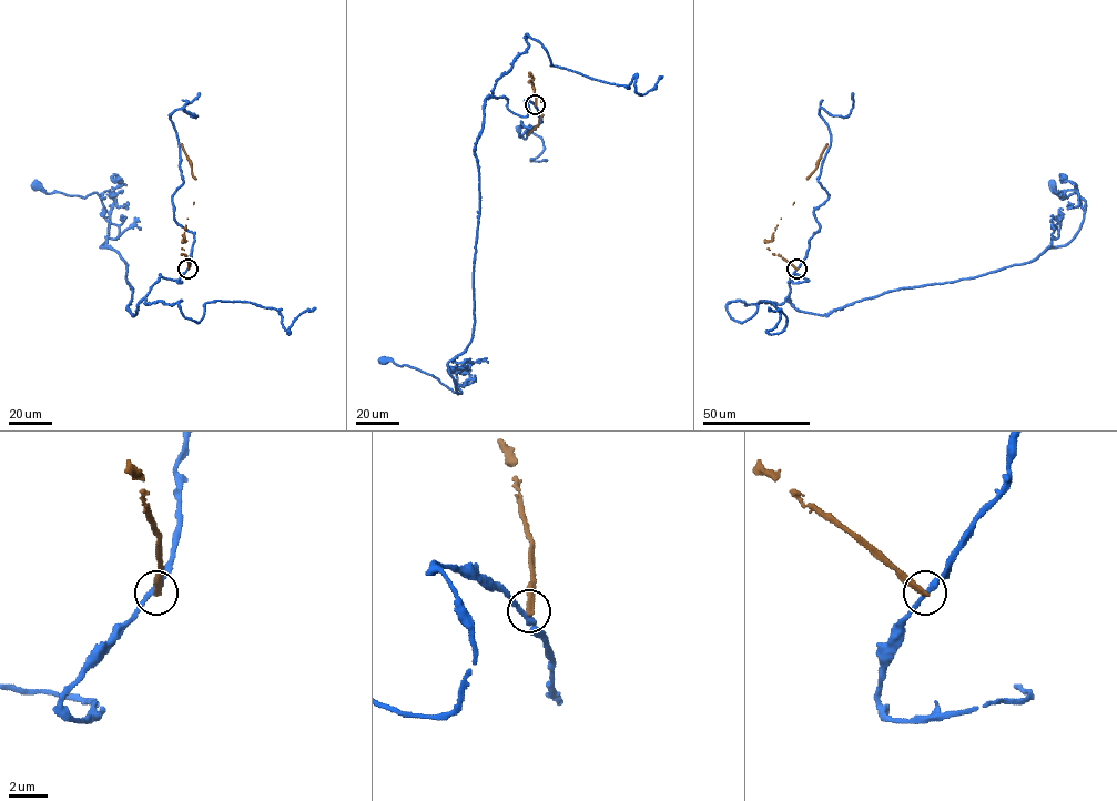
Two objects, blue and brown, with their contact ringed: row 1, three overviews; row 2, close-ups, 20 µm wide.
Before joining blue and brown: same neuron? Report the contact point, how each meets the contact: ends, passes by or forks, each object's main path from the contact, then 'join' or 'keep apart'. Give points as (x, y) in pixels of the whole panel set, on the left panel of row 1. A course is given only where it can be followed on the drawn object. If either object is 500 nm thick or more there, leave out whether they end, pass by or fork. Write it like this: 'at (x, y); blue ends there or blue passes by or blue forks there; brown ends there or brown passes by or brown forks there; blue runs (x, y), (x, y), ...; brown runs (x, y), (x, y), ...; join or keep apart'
at (188, 269); blue passes by; brown ends there; blue runs (188, 269), (180, 283), (160, 274), (133, 315), (127, 265), (101, 246), (109, 213), (100, 196), (37, 184); brown runs (189, 269), (186, 256), (182, 254), (184, 234), (193, 204), (195, 179), (182, 143); keep apart

